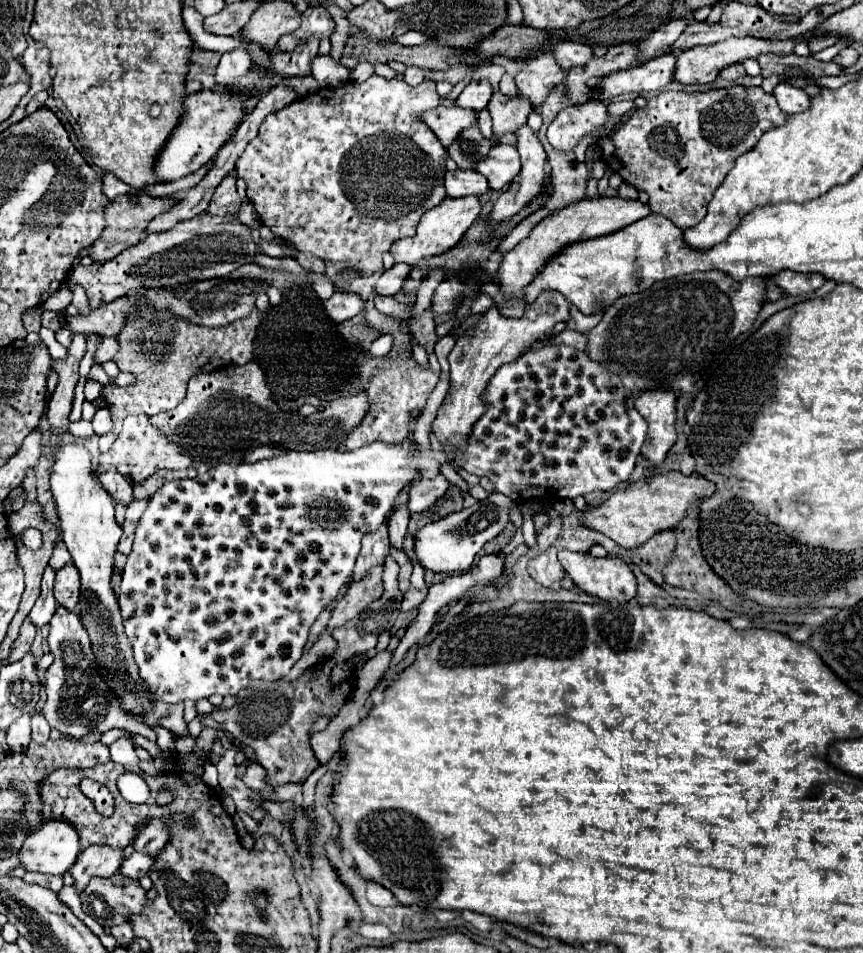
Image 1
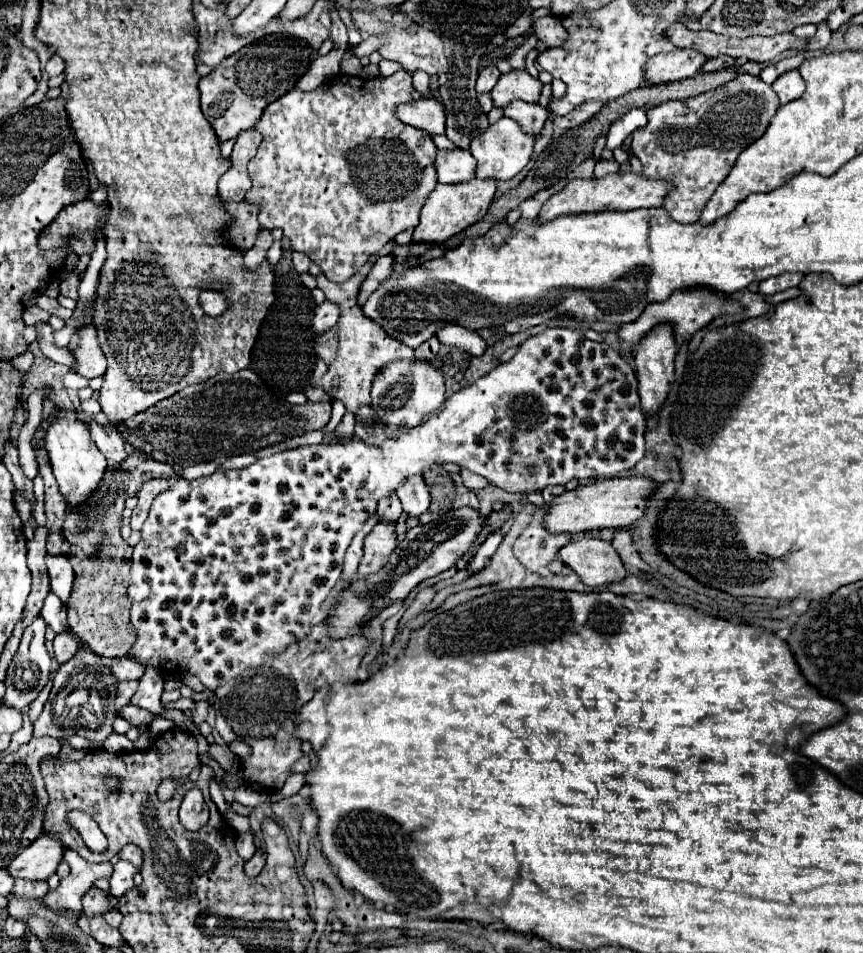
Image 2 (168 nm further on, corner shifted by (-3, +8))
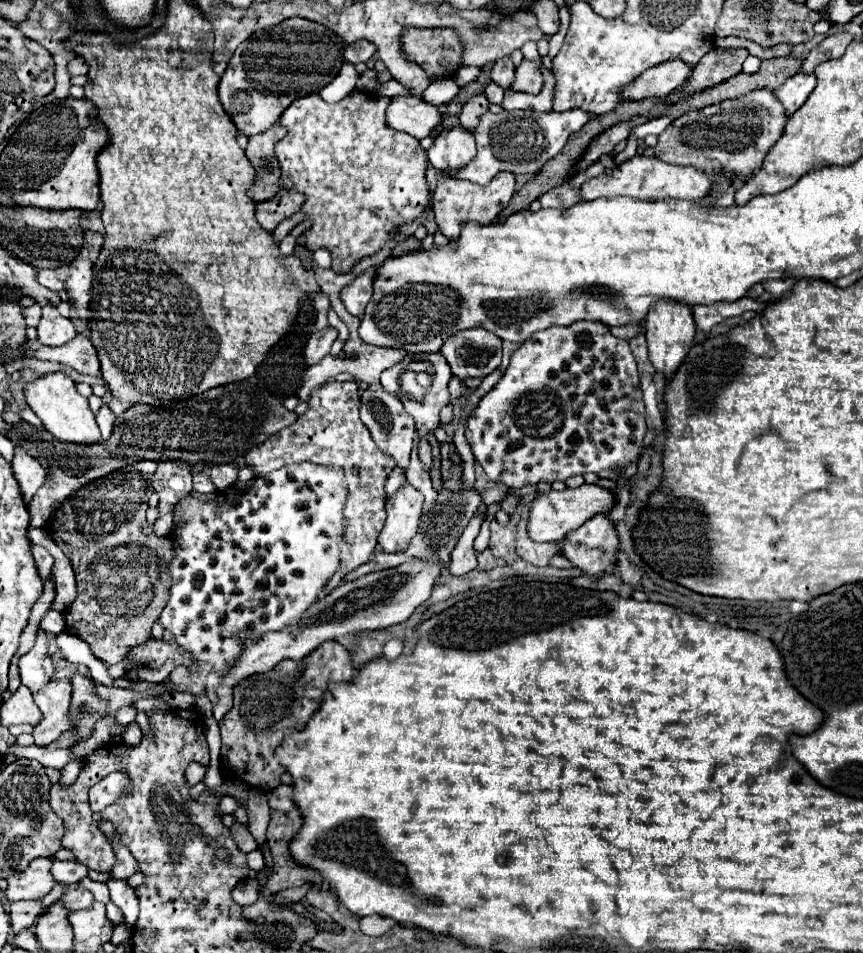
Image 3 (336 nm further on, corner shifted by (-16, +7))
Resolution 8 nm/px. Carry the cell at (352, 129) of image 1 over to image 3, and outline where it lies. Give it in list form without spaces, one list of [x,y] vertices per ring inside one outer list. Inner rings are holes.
[[[352,91],[338,103],[326,103],[318,95],[308,95],[296,99],[280,117],[280,125],[288,129],[288,135],[276,143],[276,157],[282,169],[280,187],[300,191],[308,197],[302,211],[314,225],[304,233],[306,247],[310,251],[320,247],[330,249],[334,271],[350,271],[354,263],[380,251],[394,237],[396,227],[412,223],[428,205],[430,193],[424,177],[428,163],[426,151],[420,149],[418,139],[394,131],[384,123],[388,103],[390,99],[376,99],[360,91]]]

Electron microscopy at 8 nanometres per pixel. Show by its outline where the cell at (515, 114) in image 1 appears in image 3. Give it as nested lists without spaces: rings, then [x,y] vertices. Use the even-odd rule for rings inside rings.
[[[522,59],[522,63],[516,69],[516,81],[510,89],[524,91],[524,93],[538,93],[544,85],[544,77],[540,71],[540,65],[528,59]]]

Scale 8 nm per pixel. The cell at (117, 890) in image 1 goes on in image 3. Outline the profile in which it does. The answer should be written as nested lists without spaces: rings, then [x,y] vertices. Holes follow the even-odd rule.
[[[72,883],[72,885],[66,885],[66,889],[64,889],[62,897],[58,899],[58,903],[68,907],[70,911],[74,911],[74,909],[88,909],[94,903],[94,895],[88,889]]]

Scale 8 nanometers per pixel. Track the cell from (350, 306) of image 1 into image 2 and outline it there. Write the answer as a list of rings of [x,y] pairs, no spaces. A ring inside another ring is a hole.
[[[323,302],[315,308],[315,318],[313,318],[313,330],[315,334],[323,334],[329,328],[333,328],[339,320],[339,306],[335,302]]]

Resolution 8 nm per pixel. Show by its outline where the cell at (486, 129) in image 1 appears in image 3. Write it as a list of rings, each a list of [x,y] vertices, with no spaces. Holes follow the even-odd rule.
[[[488,83],[488,87],[484,89],[484,93],[486,93],[488,101],[490,103],[496,103],[496,105],[500,105],[500,101],[504,97],[504,89],[500,85],[496,85],[496,83]]]

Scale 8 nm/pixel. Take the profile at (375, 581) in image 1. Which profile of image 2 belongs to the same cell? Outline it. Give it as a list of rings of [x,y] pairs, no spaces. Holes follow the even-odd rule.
[[[377,524],[365,538],[363,546],[363,558],[359,562],[357,576],[367,578],[371,574],[377,574],[387,562],[391,552],[395,550],[395,526],[393,524]]]

